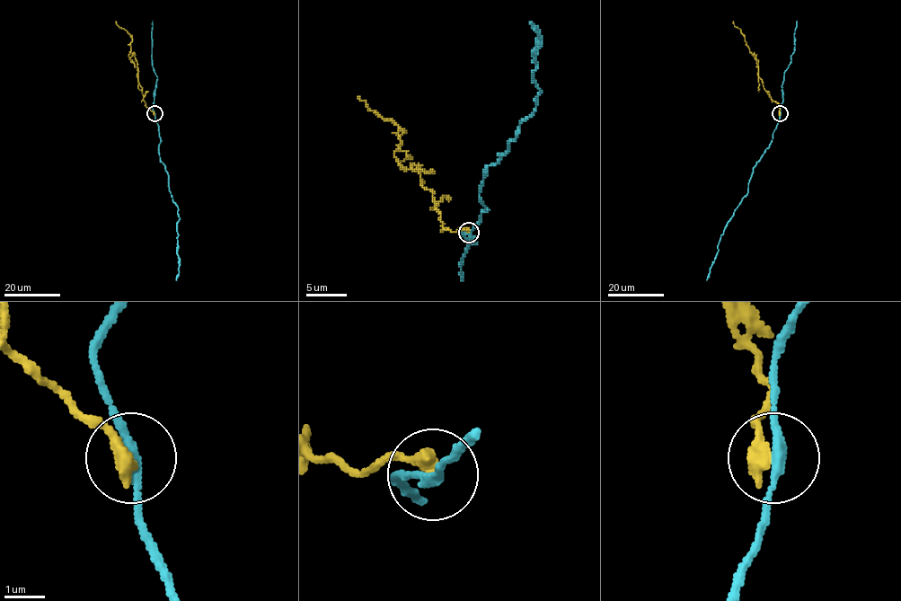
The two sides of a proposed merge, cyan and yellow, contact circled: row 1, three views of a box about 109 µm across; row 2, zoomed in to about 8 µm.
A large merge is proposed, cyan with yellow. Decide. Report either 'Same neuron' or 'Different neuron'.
Different neuron

